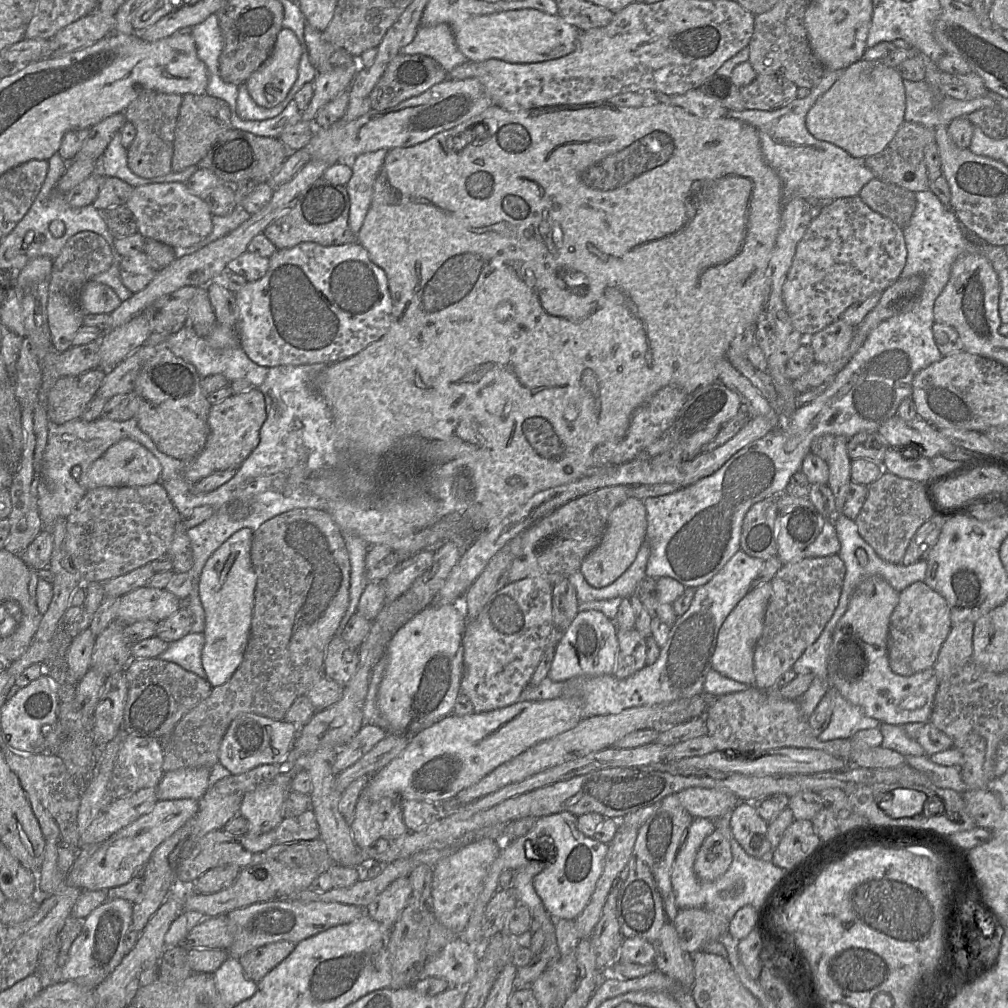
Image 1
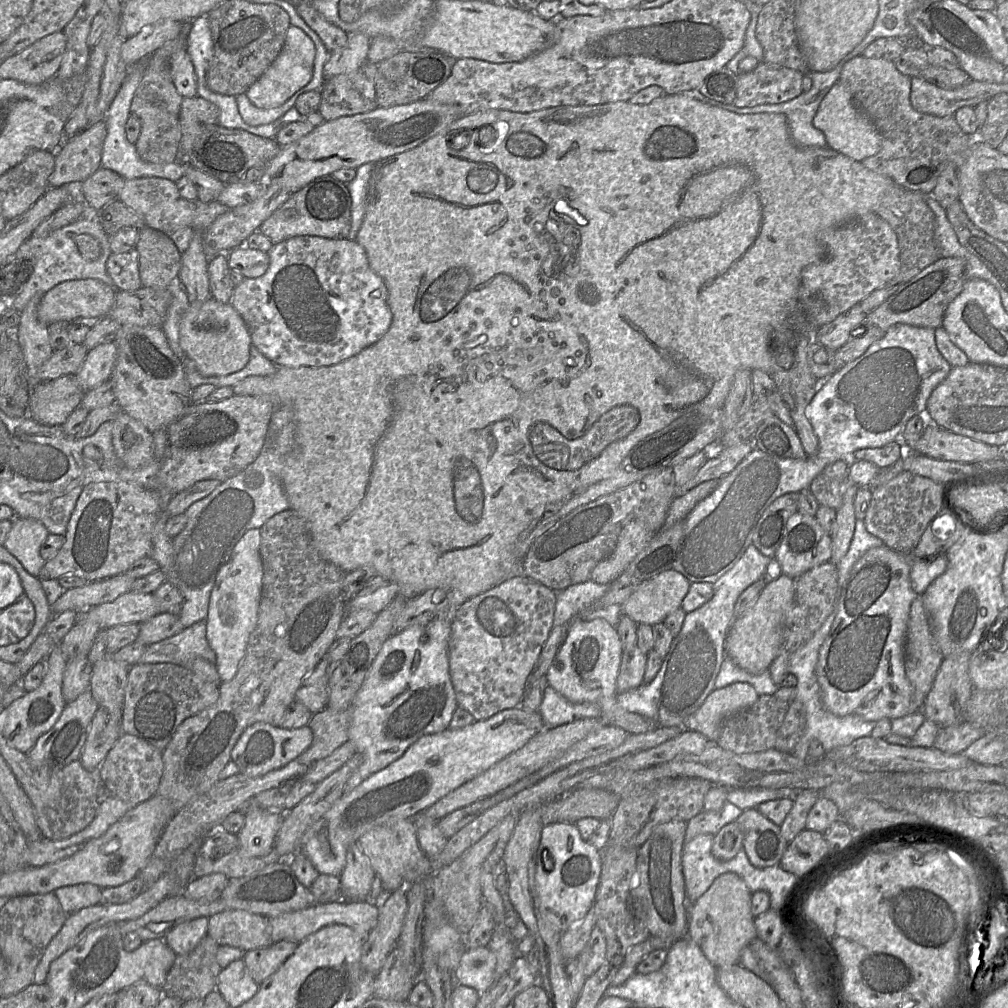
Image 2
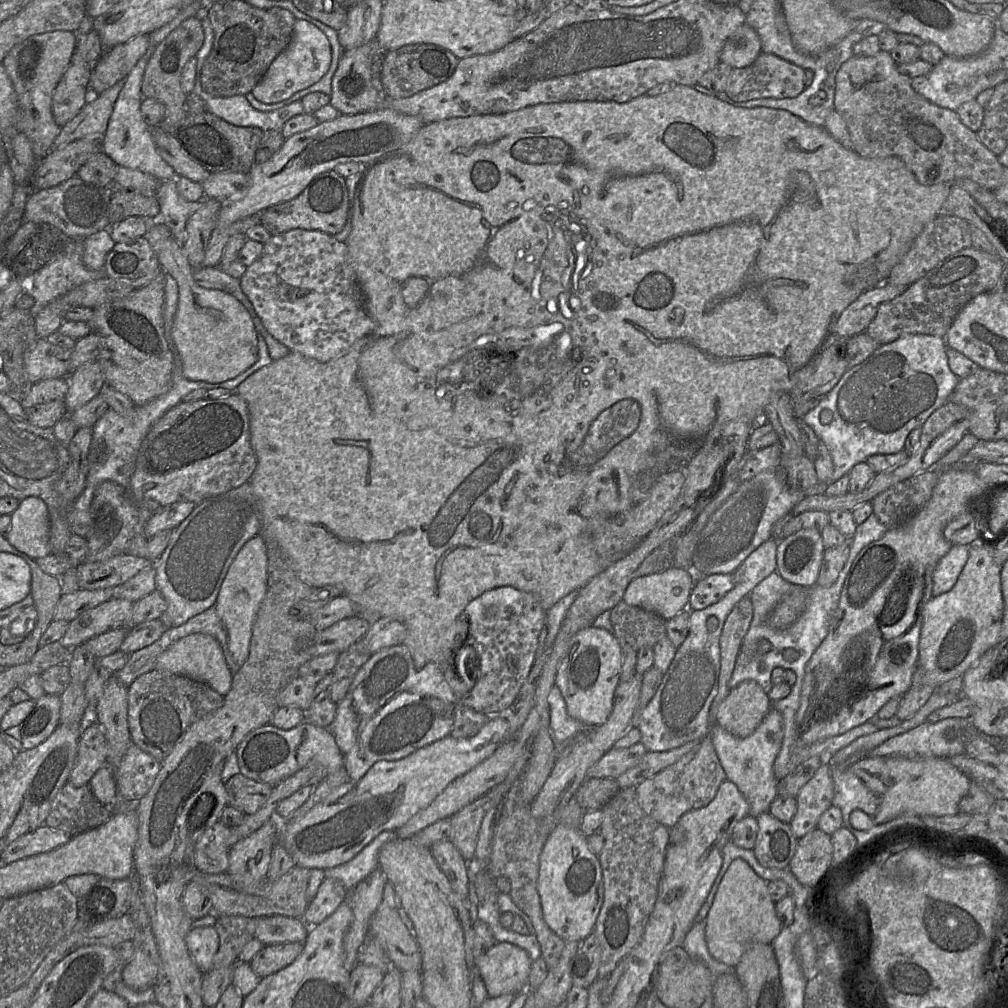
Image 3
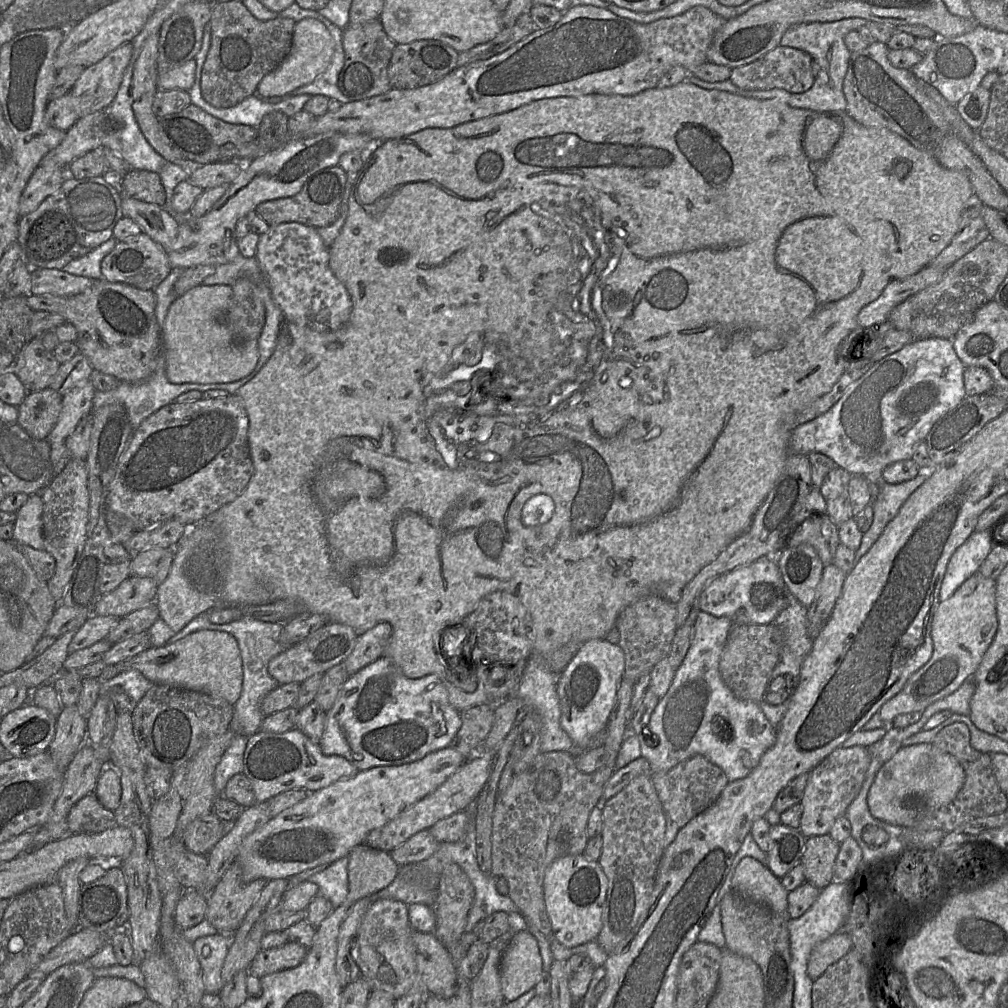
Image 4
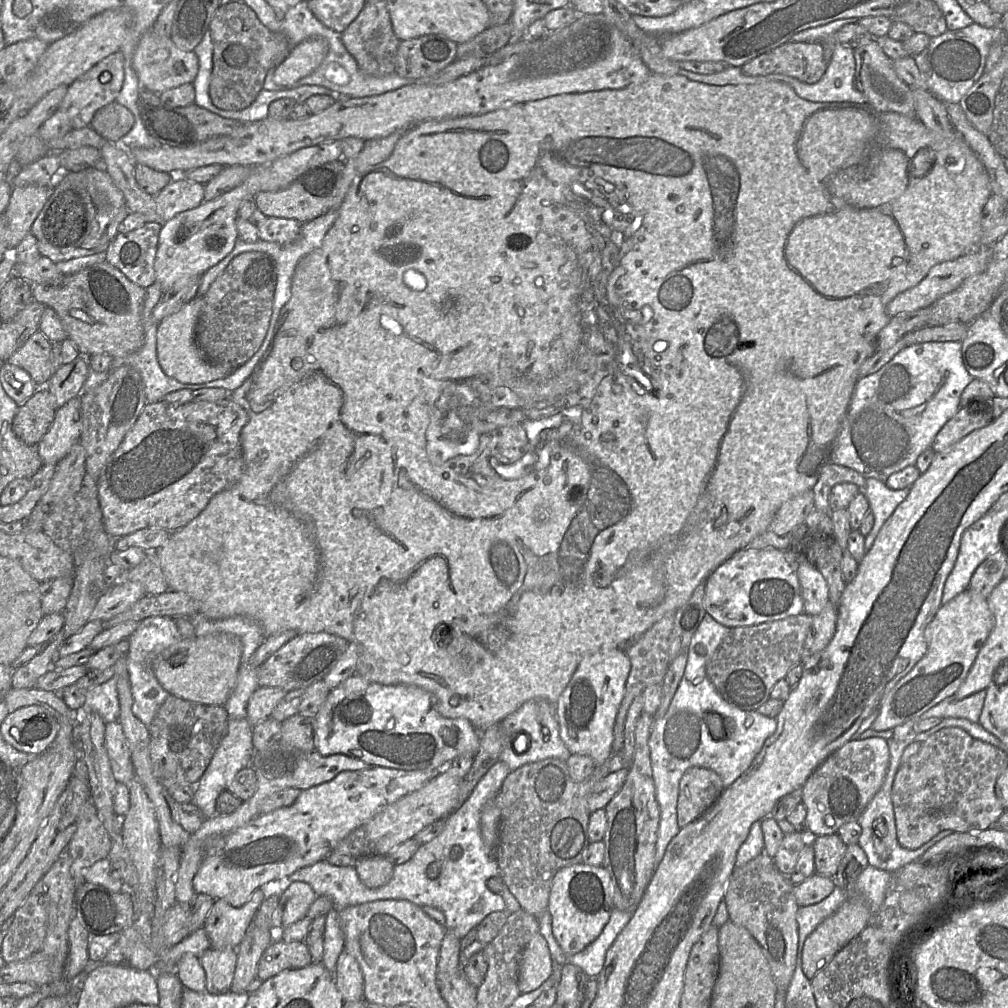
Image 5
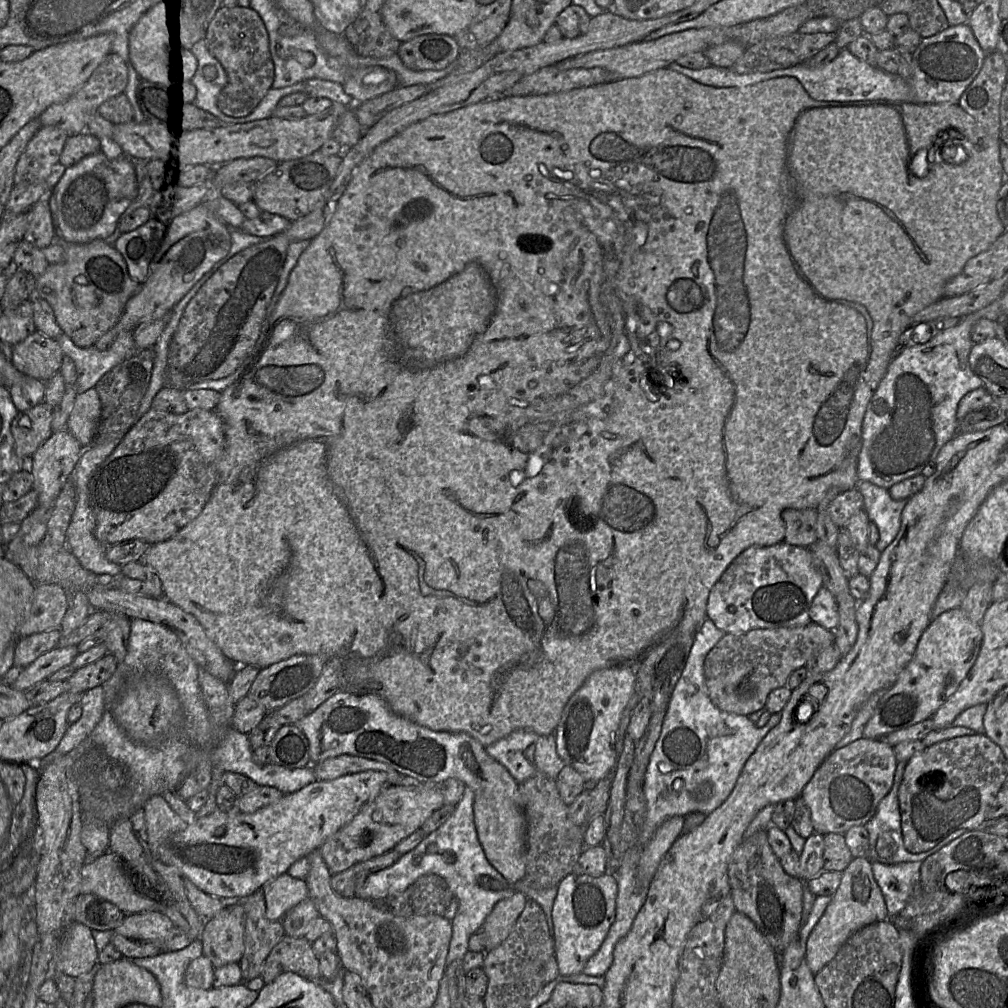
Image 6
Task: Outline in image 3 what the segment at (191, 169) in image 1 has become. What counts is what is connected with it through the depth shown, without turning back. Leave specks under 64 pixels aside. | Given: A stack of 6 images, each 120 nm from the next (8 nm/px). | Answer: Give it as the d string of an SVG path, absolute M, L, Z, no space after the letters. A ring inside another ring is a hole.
M194 2L183 9L170 22L154 30L149 34L149 46L145 54L139 59L133 69L124 79L125 83L114 105L113 112L108 122L108 128L105 136L101 139L101 149L106 153L116 165L138 170L150 174L158 180L178 180L180 177L175 170L160 156L156 144L152 137L152 129L142 118L142 81L149 59L155 47L165 39L175 28L177 28L185 19L195 16L202 8L207 8L209 4L204 2Z

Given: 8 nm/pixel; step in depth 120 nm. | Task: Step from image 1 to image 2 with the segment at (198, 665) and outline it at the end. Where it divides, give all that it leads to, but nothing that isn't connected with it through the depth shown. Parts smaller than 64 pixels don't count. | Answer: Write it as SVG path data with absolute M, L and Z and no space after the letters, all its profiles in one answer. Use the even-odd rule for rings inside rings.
M206 620L184 628L178 634L146 647L138 663L172 663L187 667L196 657L215 664L216 655L206 638Z

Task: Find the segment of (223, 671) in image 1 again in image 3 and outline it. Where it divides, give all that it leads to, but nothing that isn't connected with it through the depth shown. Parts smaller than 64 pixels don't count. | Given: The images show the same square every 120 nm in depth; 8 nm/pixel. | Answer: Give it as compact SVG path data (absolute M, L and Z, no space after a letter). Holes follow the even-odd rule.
M260 534L248 540L230 566L221 585L215 609L228 635L228 649L238 666L246 662L256 615L267 592L268 558L266 545Z

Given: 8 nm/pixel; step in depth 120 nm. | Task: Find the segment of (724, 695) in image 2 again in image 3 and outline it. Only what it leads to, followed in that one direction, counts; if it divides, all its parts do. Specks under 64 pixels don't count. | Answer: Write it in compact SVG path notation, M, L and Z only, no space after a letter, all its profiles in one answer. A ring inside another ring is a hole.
M745 680L731 688L719 705L715 723L734 736L745 738L760 725L771 709L771 700L754 681Z

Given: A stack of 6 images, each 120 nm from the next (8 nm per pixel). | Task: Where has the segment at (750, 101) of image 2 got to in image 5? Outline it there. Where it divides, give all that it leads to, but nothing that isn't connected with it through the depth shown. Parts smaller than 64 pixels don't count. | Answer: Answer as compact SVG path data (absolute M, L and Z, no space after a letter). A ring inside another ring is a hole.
M789 41L747 62L742 71L751 76L783 74L813 84L827 69L821 43Z

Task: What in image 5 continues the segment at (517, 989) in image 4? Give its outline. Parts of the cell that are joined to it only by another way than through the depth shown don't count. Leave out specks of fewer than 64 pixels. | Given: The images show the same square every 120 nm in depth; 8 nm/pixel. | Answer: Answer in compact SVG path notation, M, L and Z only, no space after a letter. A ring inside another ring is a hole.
M535 934L525 947L519 965L518 986L521 994L539 988L553 972L553 959L547 941Z

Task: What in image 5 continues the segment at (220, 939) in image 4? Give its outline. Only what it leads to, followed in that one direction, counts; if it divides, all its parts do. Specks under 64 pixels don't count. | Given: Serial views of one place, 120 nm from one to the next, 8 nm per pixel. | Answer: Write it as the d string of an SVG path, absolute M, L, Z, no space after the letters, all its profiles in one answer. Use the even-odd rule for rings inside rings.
M209 948L201 953L200 962L206 974L206 992L222 994L230 990L237 963L237 949Z

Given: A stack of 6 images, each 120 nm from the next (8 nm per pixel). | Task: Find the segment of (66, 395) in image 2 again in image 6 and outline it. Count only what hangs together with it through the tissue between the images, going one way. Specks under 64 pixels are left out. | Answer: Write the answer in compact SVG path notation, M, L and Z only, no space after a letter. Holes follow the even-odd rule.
M45 401L30 409L18 411L11 423L18 456L30 459L37 448L51 436L52 412L53 407Z

